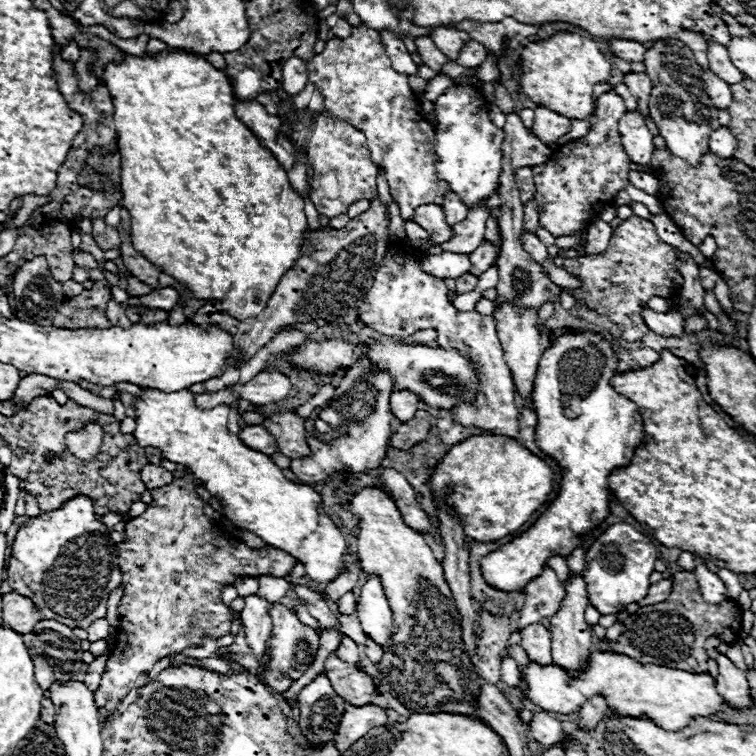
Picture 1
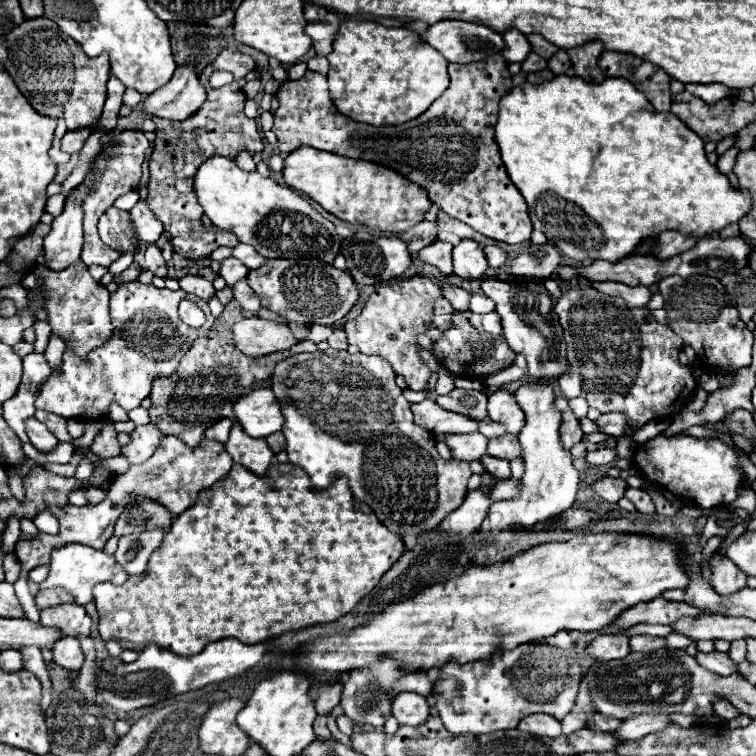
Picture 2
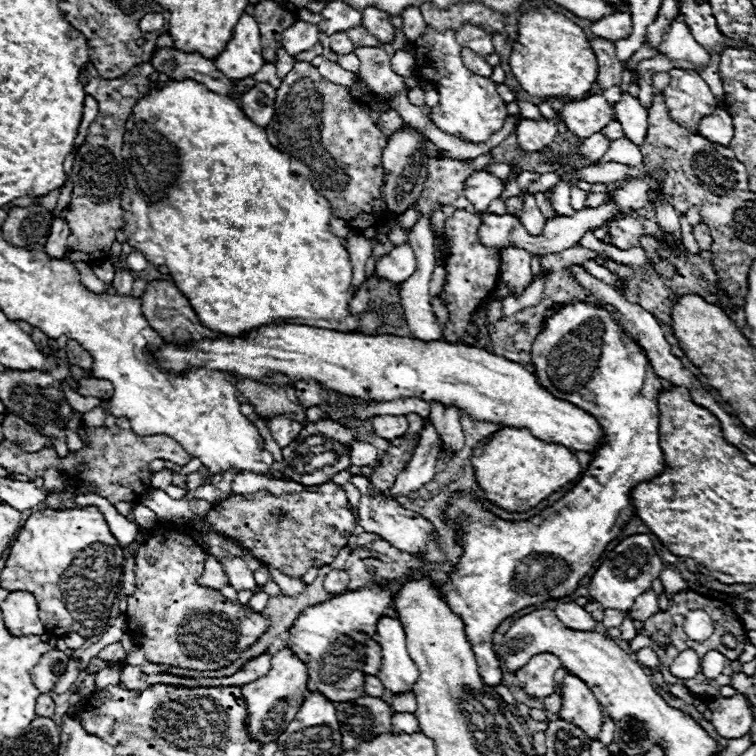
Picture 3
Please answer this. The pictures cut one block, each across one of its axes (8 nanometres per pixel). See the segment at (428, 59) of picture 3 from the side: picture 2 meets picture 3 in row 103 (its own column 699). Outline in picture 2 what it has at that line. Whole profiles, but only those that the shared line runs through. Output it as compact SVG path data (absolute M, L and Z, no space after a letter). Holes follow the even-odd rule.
M660 434L638 446L634 462L642 476L662 484L676 498L690 500L700 508L714 508L718 504L728 504L738 496L736 490L744 478L738 452L736 446L728 446L716 438L694 438L684 434L666 438Z

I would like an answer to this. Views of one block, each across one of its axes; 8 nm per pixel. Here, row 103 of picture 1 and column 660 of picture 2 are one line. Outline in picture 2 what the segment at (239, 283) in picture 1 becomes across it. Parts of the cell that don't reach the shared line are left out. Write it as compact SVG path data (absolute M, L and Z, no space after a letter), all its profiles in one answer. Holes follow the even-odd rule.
M554 76L552 80L544 80L540 84L530 84L524 82L520 86L514 86L506 96L500 100L500 114L498 114L498 124L496 124L496 144L500 148L502 162L506 166L506 172L514 186L520 190L528 204L530 220L536 230L540 230L550 242L556 244L556 248L574 260L584 260L584 258L602 258L608 262L620 260L636 250L636 246L644 238L656 238L664 230L680 230L682 234L694 234L698 238L704 238L708 234L718 232L720 228L738 222L752 206L748 192L734 190L724 174L718 172L716 166L708 164L706 152L704 152L704 142L696 132L692 132L676 114L672 112L656 112L652 104L648 104L646 96L638 92L628 80L620 78L604 78L602 84L588 84L586 80L580 80L578 76Z

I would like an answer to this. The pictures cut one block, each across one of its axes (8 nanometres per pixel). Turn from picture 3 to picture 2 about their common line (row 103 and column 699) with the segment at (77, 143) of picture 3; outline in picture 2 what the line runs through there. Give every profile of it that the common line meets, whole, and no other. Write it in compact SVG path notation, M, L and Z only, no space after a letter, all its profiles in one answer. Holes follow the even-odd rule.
M686 84L686 90L690 94L696 94L702 100L708 100L708 102L720 100L730 94L730 88L724 84Z

